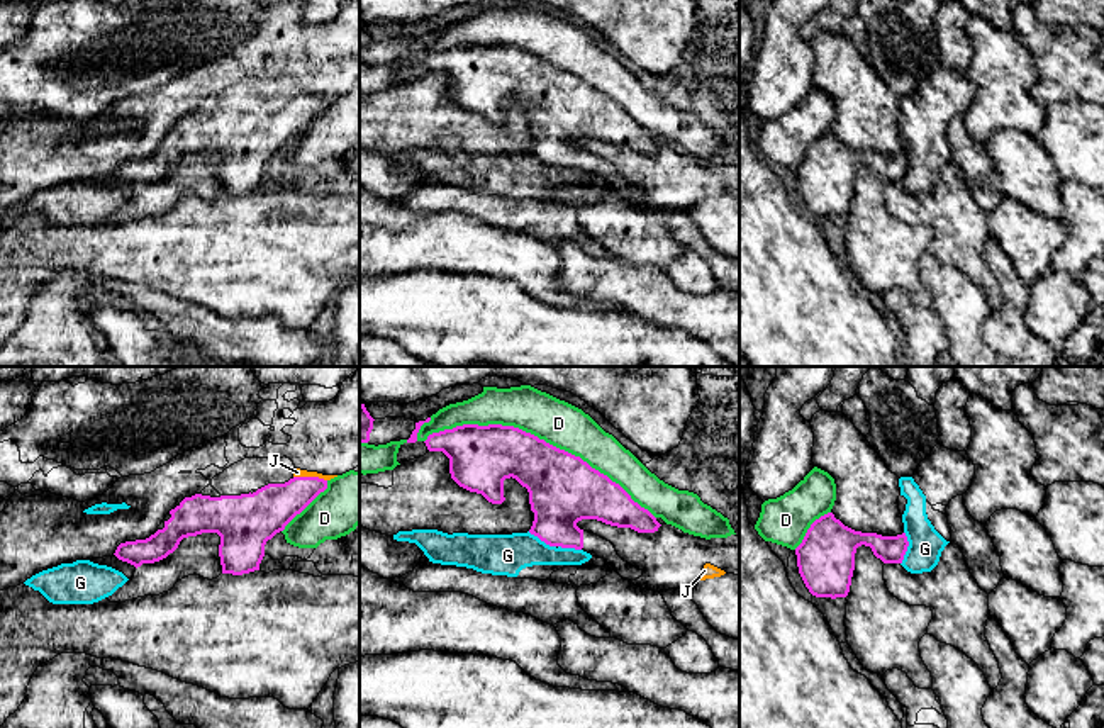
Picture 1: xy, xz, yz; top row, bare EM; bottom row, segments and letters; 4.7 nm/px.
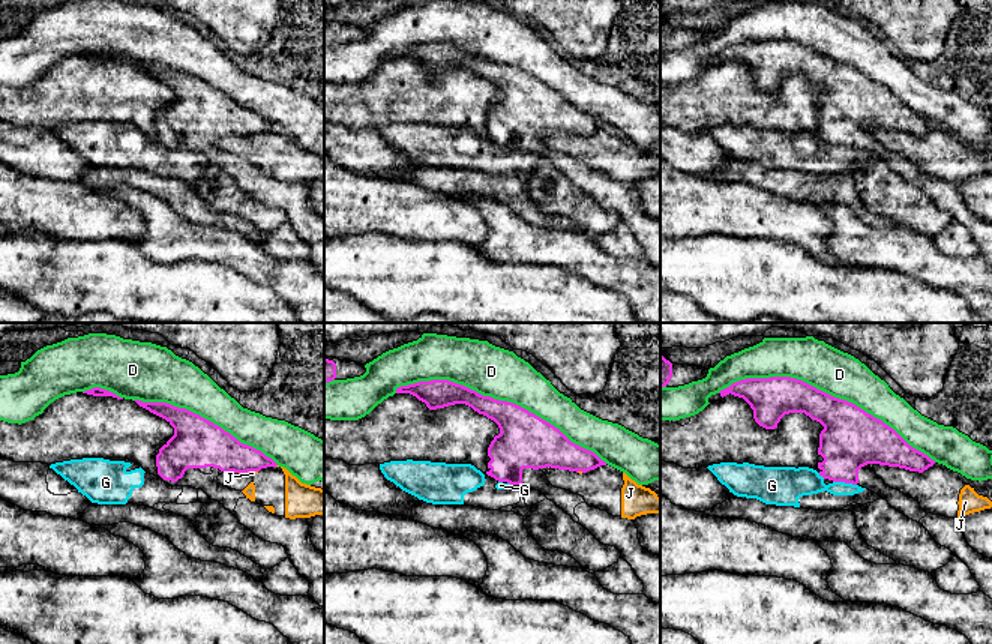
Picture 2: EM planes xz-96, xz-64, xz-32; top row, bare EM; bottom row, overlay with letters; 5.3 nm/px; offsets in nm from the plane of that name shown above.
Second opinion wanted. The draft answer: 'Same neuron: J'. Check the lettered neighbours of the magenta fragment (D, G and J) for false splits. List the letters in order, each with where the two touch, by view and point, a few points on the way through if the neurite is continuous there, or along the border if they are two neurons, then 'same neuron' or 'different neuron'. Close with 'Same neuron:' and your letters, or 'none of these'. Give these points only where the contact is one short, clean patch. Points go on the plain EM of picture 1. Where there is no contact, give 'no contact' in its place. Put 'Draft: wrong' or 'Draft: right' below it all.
D: meets magenta in xz at (538, 58); different neuron
G: meets magenta in yz at (906, 168); border along yz (904, 151), (908, 170), (901, 184); different neuron
J: meets magenta in xy at (311, 97); border along xy (294, 95), (317, 95), (326, 100); different neuron
Same neuron: none of these
Draft: wrong

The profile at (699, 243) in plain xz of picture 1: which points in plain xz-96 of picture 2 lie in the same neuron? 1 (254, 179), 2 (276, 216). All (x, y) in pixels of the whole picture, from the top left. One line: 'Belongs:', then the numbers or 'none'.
Belongs: 1

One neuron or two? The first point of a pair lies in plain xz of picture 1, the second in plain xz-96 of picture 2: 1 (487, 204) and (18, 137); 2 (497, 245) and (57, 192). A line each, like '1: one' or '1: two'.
1: two
2: one

